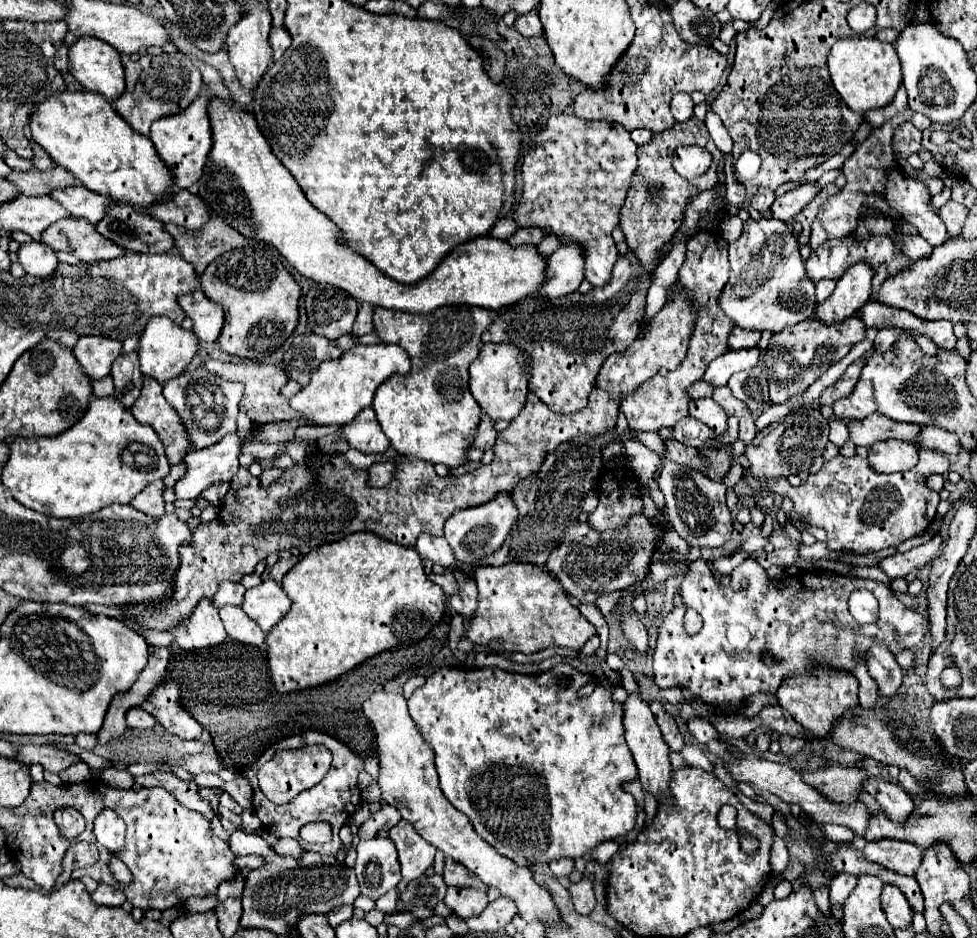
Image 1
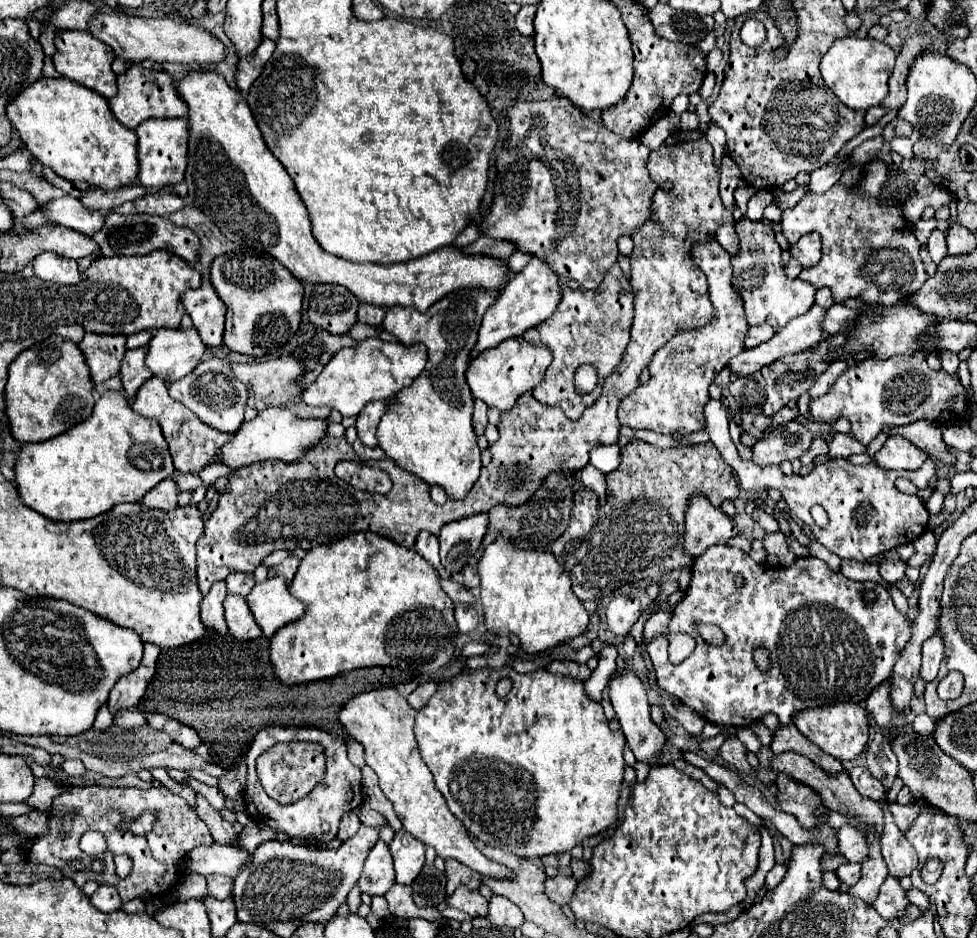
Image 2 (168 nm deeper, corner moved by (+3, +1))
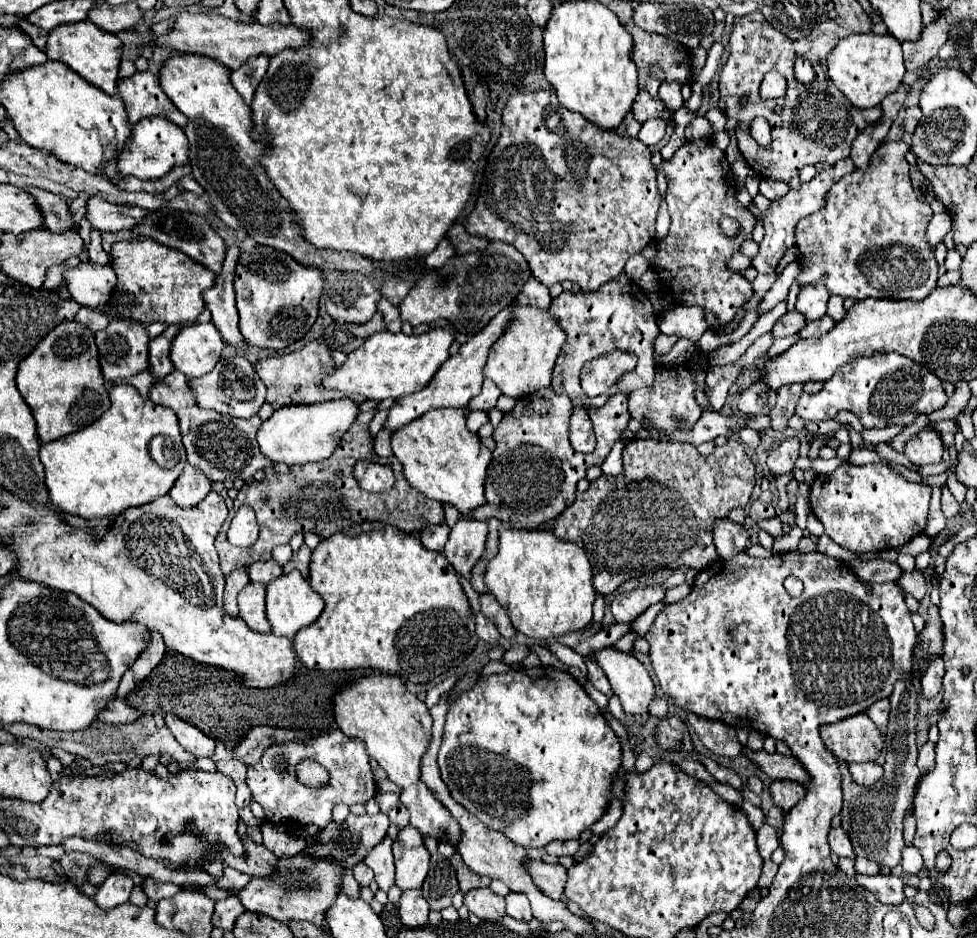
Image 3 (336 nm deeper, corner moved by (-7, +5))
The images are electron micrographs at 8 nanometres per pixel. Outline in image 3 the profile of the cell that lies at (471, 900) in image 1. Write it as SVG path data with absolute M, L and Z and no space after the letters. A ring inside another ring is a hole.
M475 888L475 890L465 892L463 902L469 908L469 912L473 912L475 916L483 920L497 920L505 914L503 896L493 894L489 888Z

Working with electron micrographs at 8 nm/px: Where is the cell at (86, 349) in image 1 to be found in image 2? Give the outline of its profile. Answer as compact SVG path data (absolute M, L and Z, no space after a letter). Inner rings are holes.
M91 332L85 334L79 348L89 364L91 380L95 384L117 376L121 370L121 356L127 352L125 336L101 336Z

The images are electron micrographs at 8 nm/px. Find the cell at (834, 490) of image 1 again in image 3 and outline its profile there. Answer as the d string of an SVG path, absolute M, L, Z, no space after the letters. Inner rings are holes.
M843 462L831 474L819 474L811 484L811 510L823 522L825 534L859 554L901 548L927 526L931 486L909 482L885 464L855 466Z

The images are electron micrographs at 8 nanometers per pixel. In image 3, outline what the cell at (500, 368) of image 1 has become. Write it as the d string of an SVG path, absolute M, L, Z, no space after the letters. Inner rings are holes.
M519 308L507 334L503 334L489 352L485 378L493 380L501 394L517 400L537 392L539 388L547 388L551 384L551 372L563 342L565 332L557 326L557 320L549 312L537 312L537 308Z

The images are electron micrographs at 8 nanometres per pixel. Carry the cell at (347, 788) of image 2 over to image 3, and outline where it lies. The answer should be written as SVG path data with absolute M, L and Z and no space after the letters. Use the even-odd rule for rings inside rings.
M341 730L321 732L317 736L311 736L309 740L291 740L285 744L273 744L265 750L263 758L255 766L255 770L247 770L247 786L251 788L253 800L259 802L265 810L265 816L273 824L289 824L289 822L301 822L301 824L313 824L317 828L325 828L333 818L333 806L337 804L365 804L375 796L375 780L369 766L369 756L365 752L365 746L361 740L353 740L351 736L343 734ZM279 754L291 754L291 762L285 764L285 770L275 770L273 758ZM311 758L319 762L329 772L329 782L321 788L305 786L297 780L295 766Z

